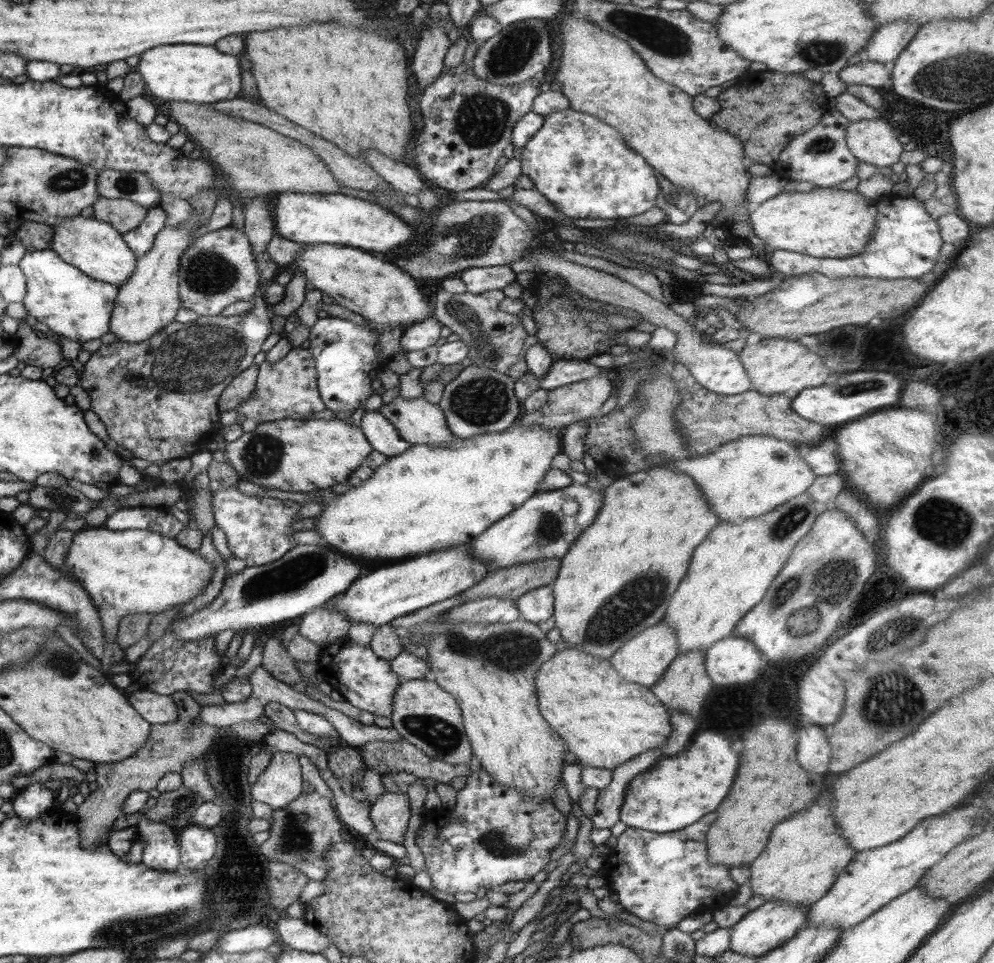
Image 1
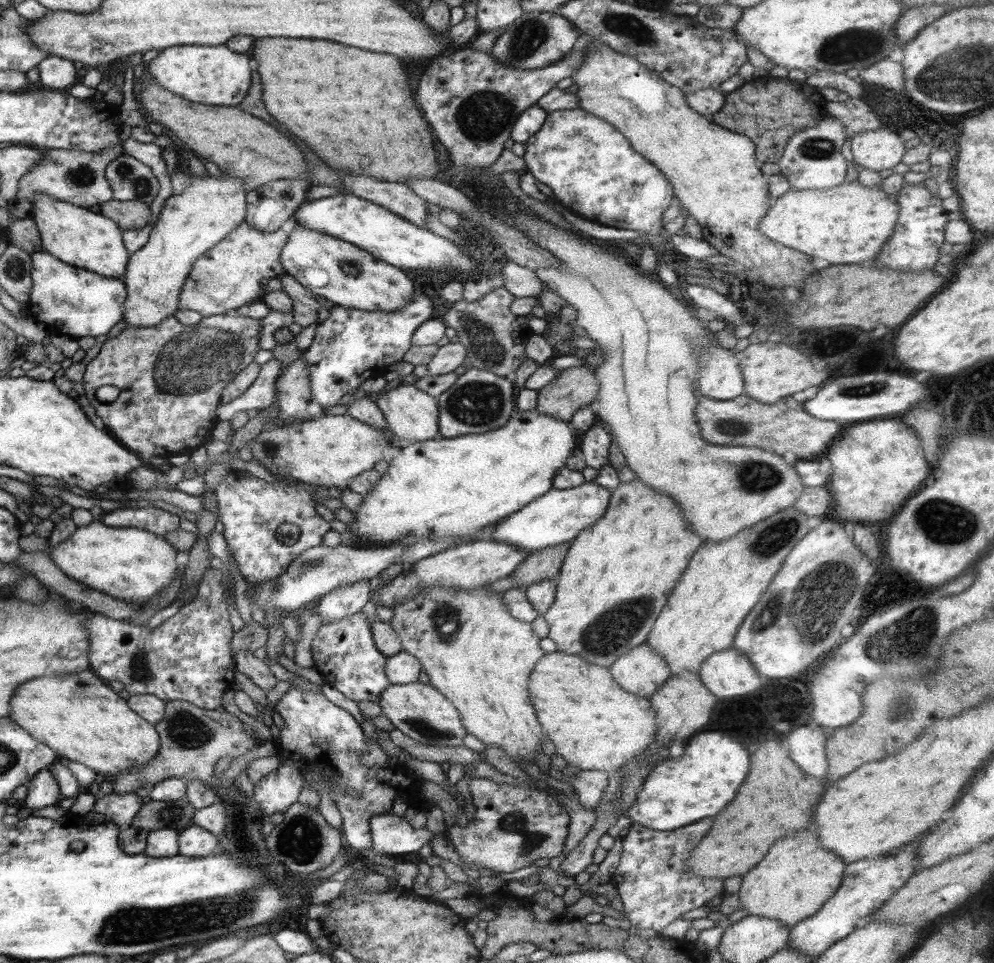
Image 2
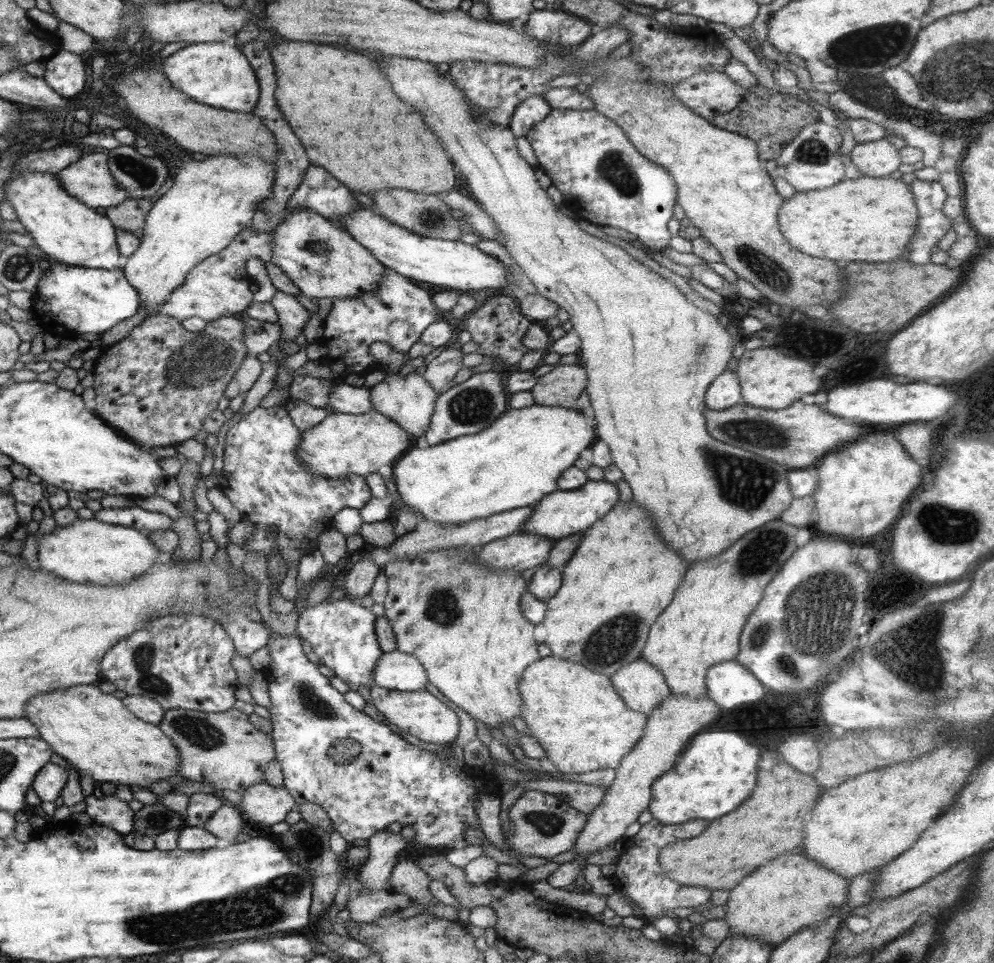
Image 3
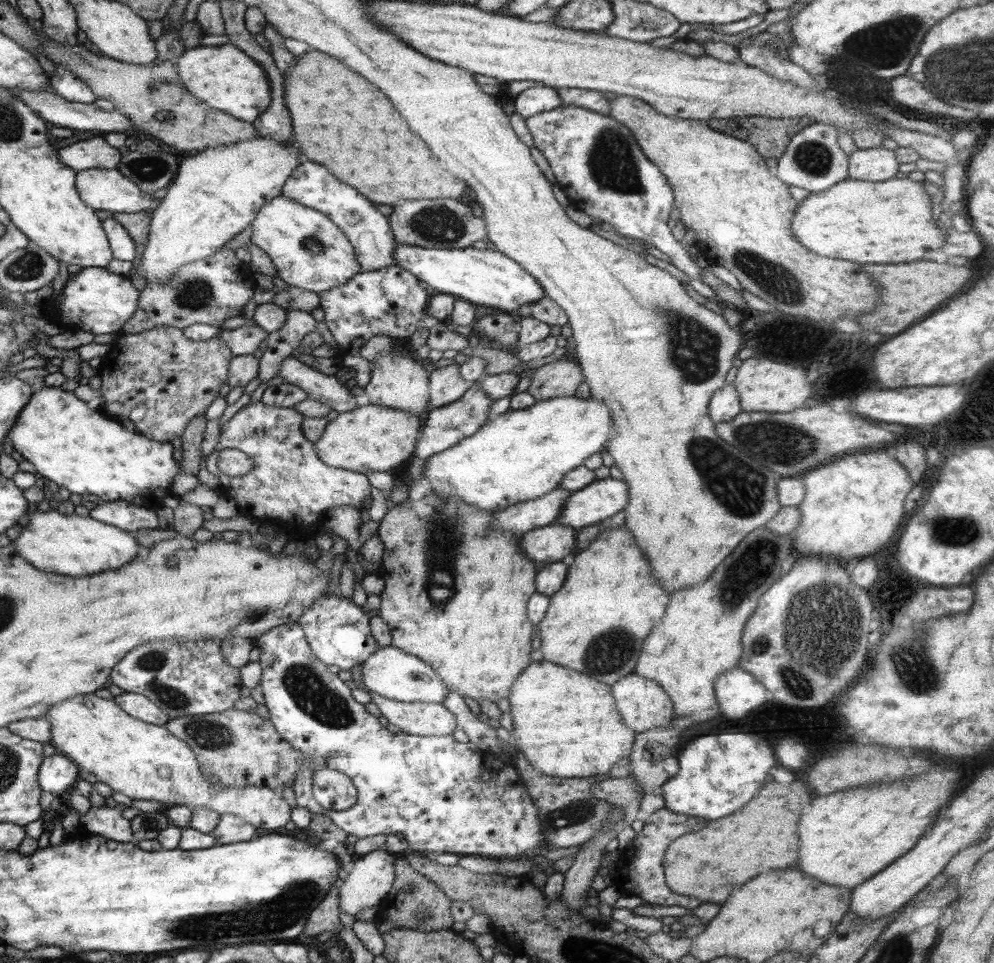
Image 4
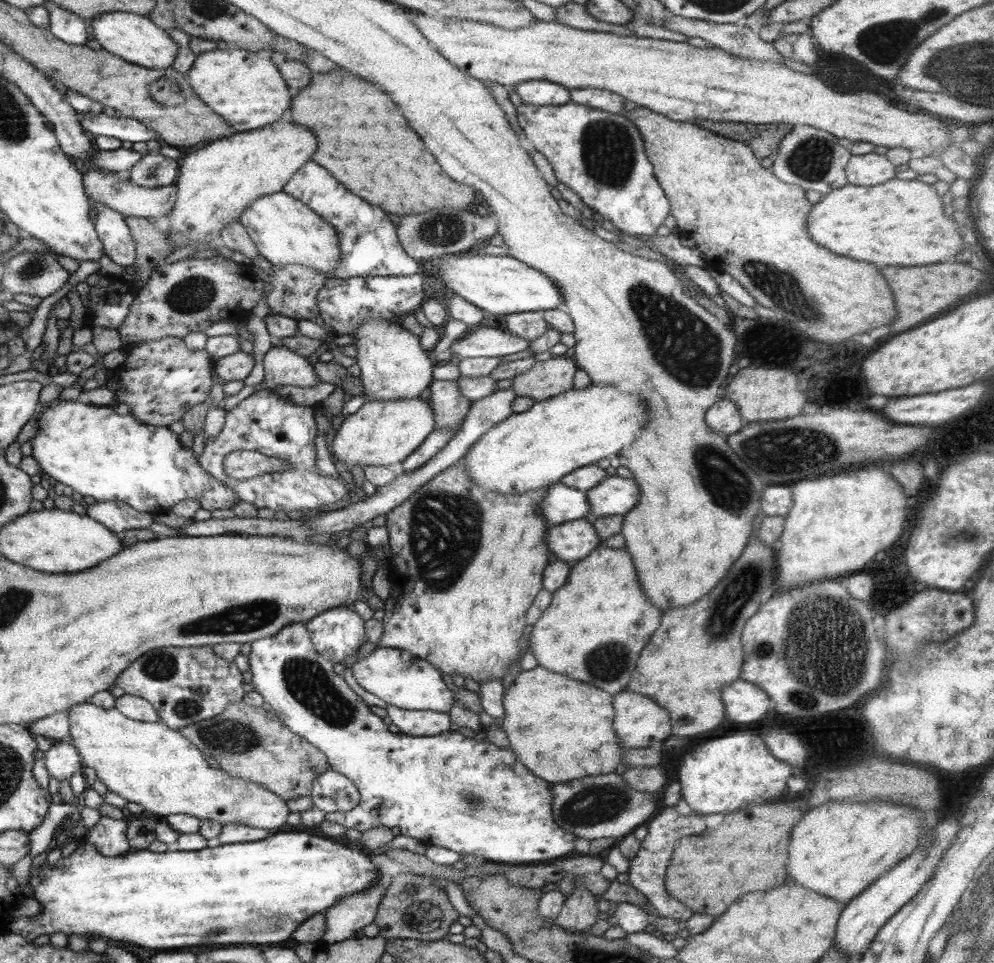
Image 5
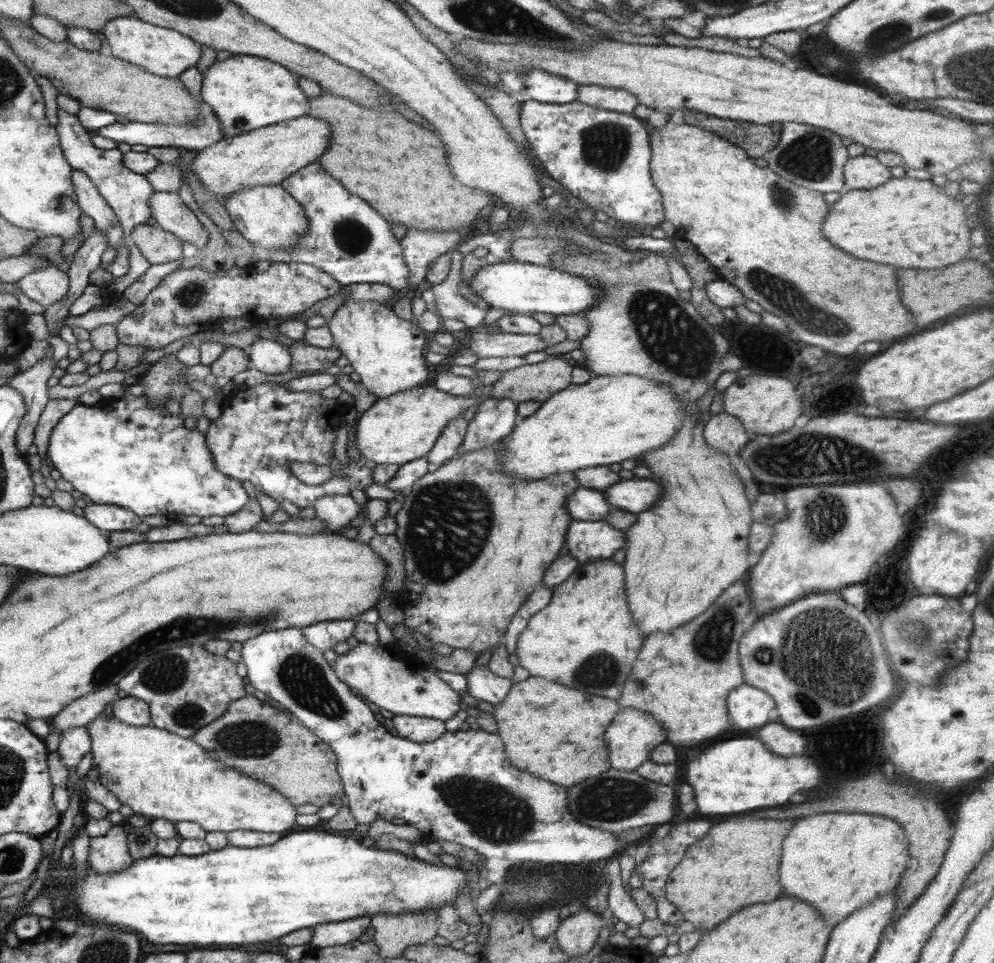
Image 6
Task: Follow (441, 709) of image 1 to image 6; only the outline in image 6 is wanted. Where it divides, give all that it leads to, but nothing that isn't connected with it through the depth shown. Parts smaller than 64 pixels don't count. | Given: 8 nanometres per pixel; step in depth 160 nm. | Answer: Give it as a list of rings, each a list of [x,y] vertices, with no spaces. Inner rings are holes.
[[[394,715],[387,724],[389,727],[396,728],[396,732],[402,738],[419,743],[432,742],[447,731],[445,722],[434,718]]]

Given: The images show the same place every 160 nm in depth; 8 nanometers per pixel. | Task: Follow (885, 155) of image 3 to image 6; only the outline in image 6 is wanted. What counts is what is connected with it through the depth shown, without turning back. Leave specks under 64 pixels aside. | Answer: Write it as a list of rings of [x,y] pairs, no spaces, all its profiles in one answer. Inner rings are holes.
[[[875,156],[849,158],[844,165],[845,183],[850,189],[856,190],[876,188],[892,178],[890,170],[889,166],[882,164]]]

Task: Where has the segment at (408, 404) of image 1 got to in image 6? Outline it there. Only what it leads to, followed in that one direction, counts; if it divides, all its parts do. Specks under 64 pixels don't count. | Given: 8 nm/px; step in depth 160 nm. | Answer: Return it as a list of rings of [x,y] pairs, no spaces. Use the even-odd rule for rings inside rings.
[[[368,301],[344,303],[326,326],[334,337],[335,347],[354,368],[354,377],[374,396],[389,397],[423,386],[428,380],[425,352],[431,336],[412,321],[402,320],[390,305]]]

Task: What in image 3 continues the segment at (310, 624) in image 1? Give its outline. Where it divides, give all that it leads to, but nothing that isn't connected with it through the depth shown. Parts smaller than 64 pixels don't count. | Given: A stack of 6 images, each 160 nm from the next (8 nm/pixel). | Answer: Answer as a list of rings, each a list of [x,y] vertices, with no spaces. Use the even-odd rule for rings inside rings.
[[[366,546],[365,549],[367,548],[368,551],[364,550],[363,556],[354,562],[352,568],[340,579],[338,589],[344,592],[343,598],[358,601],[370,594],[376,577],[382,571],[381,567],[376,566],[375,561],[369,558],[371,547]]]

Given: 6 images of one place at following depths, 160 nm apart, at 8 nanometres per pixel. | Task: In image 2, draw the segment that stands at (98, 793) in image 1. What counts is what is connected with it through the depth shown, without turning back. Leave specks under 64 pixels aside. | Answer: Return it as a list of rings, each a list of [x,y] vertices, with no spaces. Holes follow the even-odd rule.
[[[166,701],[165,715],[161,722],[154,724],[161,737],[160,753],[148,765],[119,774],[113,783],[116,794],[134,793],[137,788],[153,786],[169,778],[185,781],[201,780],[210,782],[214,764],[224,756],[240,756],[260,740],[251,738],[244,731],[244,723],[235,715],[220,707],[206,710],[188,701]]]

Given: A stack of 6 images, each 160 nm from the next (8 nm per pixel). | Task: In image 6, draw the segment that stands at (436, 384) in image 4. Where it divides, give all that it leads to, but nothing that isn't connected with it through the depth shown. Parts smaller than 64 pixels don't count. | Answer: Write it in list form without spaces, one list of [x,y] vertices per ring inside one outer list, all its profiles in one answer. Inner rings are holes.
[[[460,415],[445,424],[440,436],[436,439],[436,444],[426,458],[433,469],[450,462],[456,457],[458,447],[462,446],[462,442],[464,442],[467,423],[464,415]]]

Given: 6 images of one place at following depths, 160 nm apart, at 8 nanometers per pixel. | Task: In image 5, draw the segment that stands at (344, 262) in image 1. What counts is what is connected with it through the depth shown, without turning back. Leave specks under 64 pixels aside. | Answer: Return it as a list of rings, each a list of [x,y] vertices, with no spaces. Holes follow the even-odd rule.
[[[287,192],[267,194],[251,202],[240,215],[239,222],[246,227],[259,254],[274,266],[302,264],[329,278],[333,276],[341,259],[336,229],[308,205]]]

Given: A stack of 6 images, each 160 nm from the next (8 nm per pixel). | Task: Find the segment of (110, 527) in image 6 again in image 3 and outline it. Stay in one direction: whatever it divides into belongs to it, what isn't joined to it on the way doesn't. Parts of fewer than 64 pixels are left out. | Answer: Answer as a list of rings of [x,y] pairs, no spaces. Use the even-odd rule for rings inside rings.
[[[134,505],[131,508],[102,508],[94,513],[95,520],[114,525],[126,526],[149,535],[155,530],[168,530],[173,526],[174,520],[170,516],[158,512],[148,512],[144,508]]]

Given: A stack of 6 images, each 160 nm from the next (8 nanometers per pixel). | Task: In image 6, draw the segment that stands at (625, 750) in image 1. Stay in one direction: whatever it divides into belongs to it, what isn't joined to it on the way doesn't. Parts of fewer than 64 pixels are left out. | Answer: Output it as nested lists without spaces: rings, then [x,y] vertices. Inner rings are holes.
[[[531,675],[511,686],[493,715],[504,752],[514,766],[569,789],[612,768],[604,735],[620,709],[611,698],[592,696]]]

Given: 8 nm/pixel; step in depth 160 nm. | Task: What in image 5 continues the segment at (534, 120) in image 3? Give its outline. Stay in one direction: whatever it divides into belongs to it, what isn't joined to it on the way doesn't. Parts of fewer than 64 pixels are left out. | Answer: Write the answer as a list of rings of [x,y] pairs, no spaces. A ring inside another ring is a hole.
[[[528,81],[516,84],[516,88],[522,103],[531,106],[561,106],[571,102],[569,89],[555,82]]]

